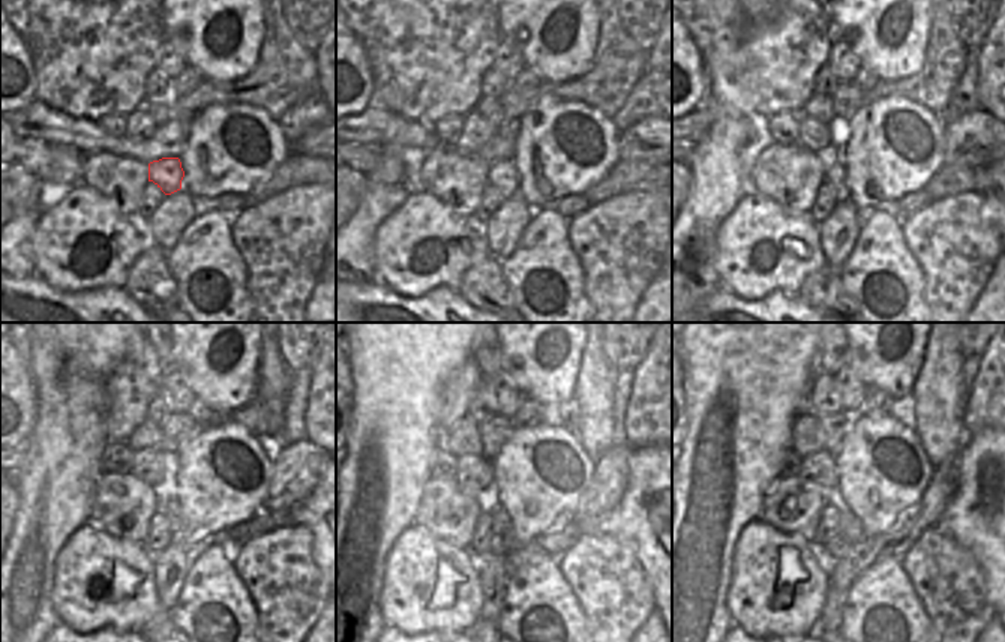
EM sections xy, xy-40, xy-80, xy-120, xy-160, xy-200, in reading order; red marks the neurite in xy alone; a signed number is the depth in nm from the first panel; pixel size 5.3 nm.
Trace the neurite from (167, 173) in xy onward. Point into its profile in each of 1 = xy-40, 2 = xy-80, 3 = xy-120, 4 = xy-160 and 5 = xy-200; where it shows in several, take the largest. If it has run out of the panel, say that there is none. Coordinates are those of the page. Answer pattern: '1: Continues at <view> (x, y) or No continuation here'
1: Continues at xy-40 (501, 174)
2: Continues at xy-80 (836, 174)
3: Continues at xy-120 (174, 522)
4: Continues at xy-160 (501, 515)
5: Continues at xy-200 (852, 533).

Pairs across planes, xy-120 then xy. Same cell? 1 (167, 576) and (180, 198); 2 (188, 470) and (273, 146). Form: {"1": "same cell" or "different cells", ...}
{"1": "same cell", "2": "same cell"}

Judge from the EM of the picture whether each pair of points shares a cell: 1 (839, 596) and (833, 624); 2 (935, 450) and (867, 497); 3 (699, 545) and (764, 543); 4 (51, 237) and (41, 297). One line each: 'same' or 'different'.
1: same
2: different
3: different
4: different

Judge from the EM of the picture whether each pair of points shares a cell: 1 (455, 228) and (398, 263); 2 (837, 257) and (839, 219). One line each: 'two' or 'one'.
1: one
2: one

